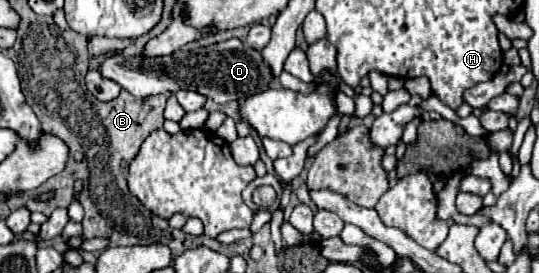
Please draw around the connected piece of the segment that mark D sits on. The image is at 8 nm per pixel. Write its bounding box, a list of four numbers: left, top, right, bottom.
[100,39,274,103]

